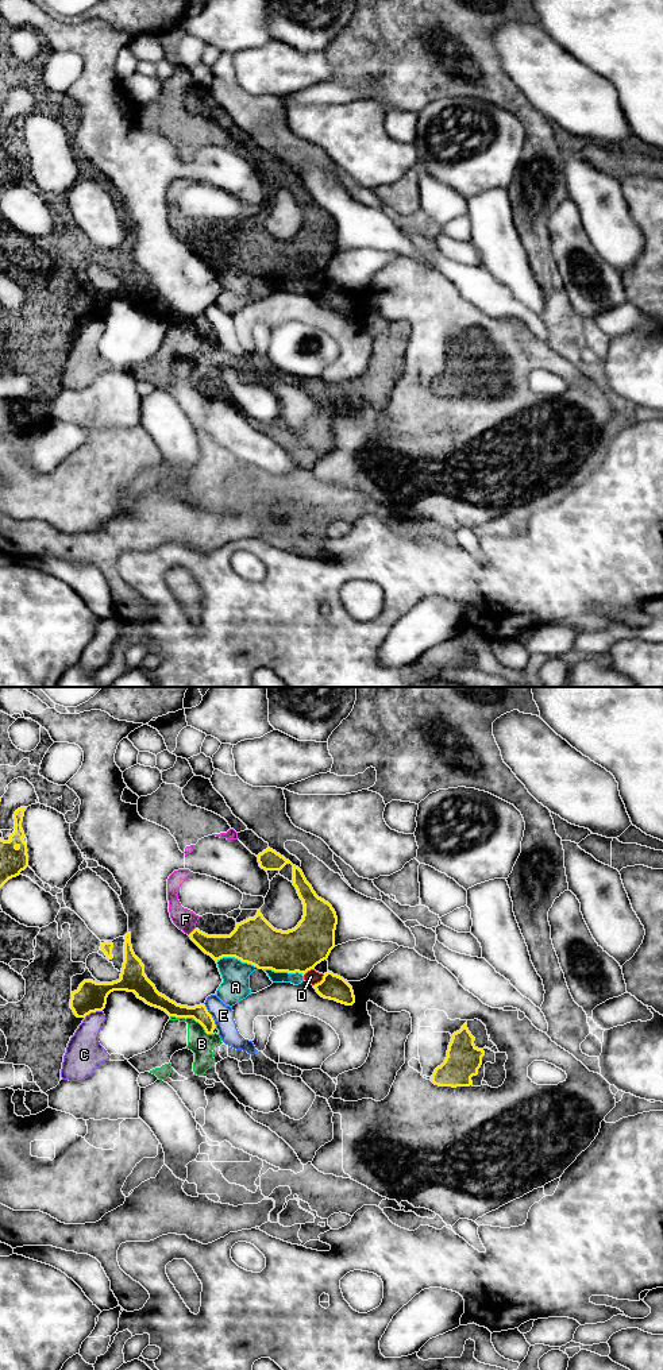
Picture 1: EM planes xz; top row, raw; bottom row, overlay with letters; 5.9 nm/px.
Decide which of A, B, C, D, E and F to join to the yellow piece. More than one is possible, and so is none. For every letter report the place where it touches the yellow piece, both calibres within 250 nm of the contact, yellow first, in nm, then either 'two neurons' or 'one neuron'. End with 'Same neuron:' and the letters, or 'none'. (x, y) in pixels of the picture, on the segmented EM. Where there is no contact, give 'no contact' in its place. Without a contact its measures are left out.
A: meets yellow in xz at (238, 958); 280 nm thick on the yellow side, 170 nm on the other; two neurons
B: meets yellow in xz at (192, 1017); 100 nm thick on the yellow side, 140 nm on the other; two neurons
C: meets yellow in xz at (92, 1011); 190 nm thick on the yellow side, 220 nm on the other; two neurons
D: meets yellow in xz at (320, 981); 150 nm thick on the yellow side, 80 nm on the other; two neurons
E: meets yellow in xz at (209, 1014); 100 nm thick on the yellow side, 130 nm on the other; two neurons
F: meets yellow in xz at (192, 932); 140 nm thick on the yellow side, 130 nm on the other; two neurons
Same neuron: none

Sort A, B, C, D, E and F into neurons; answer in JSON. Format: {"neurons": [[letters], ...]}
{"neurons": [["A", "B", "C", "D", "F"], ["E"]]}

